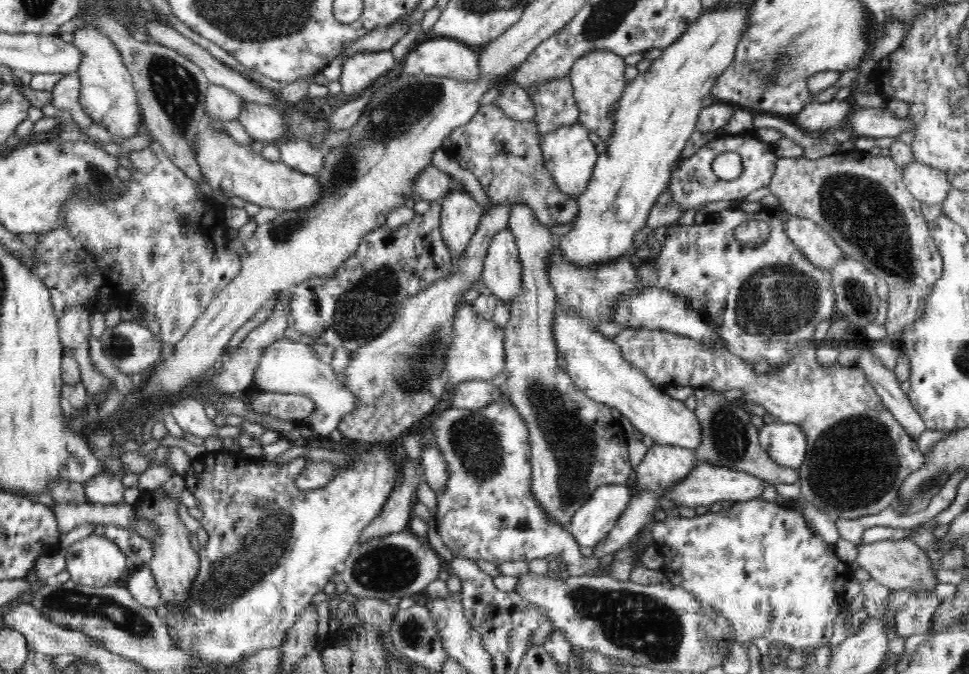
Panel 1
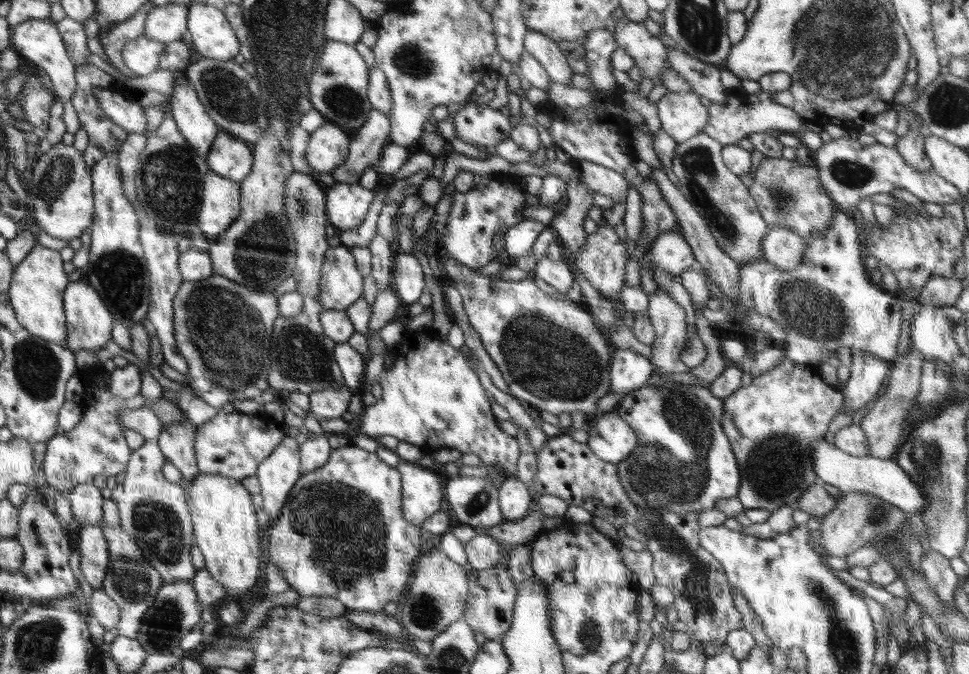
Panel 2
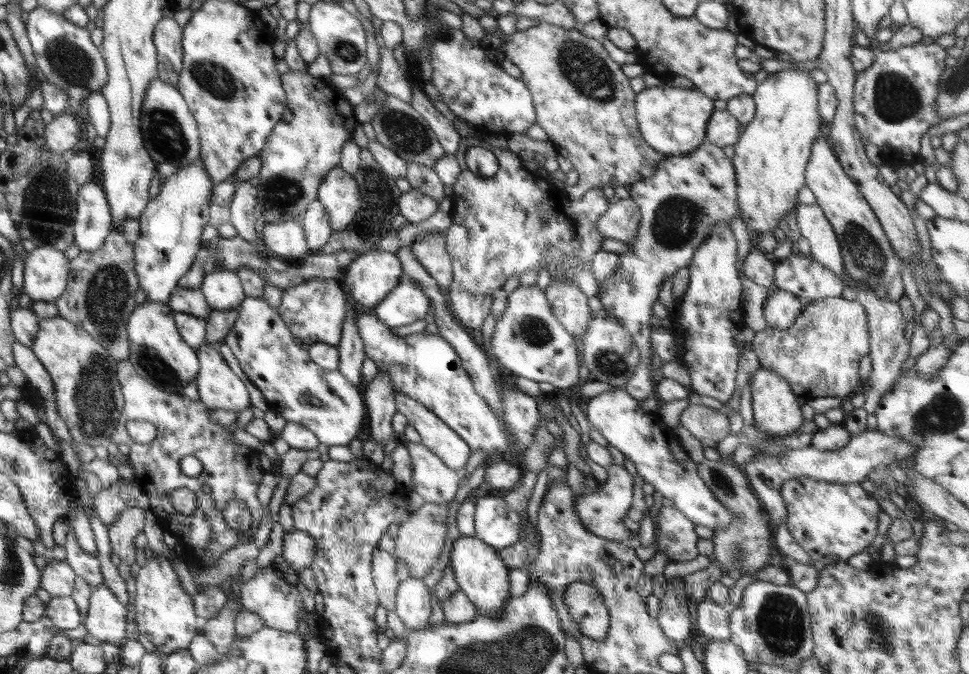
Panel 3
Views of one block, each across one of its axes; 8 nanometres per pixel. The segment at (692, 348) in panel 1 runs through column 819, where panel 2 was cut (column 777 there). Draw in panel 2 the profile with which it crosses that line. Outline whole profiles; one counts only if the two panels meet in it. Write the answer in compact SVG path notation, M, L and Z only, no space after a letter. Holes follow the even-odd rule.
M786 358L772 370L755 377L750 385L738 388L723 399L724 413L720 424L740 468L740 488L736 497L742 507L774 512L784 504L796 506L804 489L819 482L812 470L812 441L824 438L828 424L837 416L842 403L843 393L824 382L816 367L802 366Z

